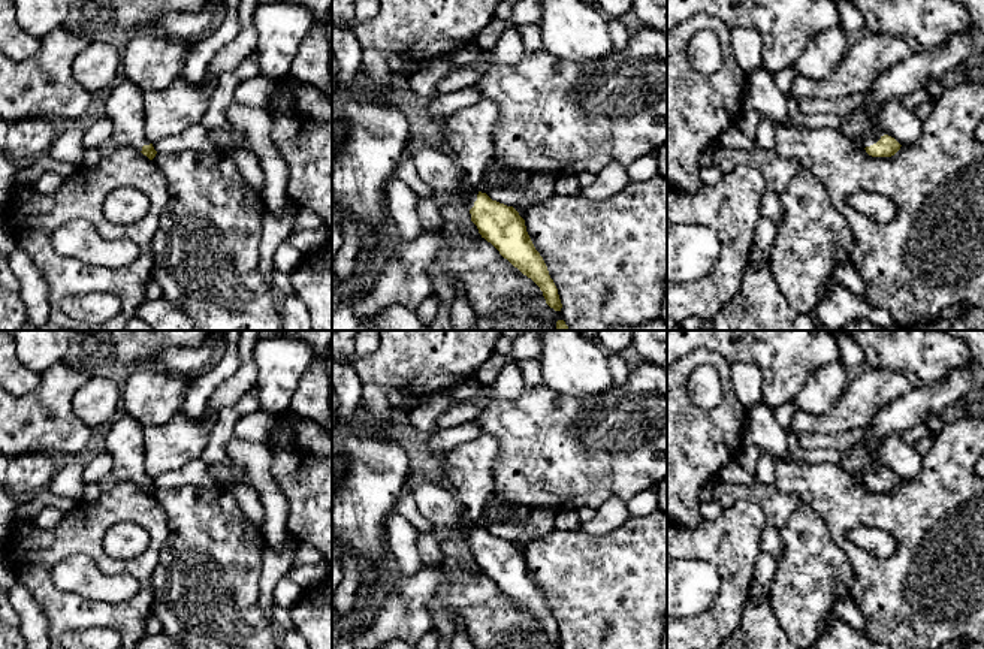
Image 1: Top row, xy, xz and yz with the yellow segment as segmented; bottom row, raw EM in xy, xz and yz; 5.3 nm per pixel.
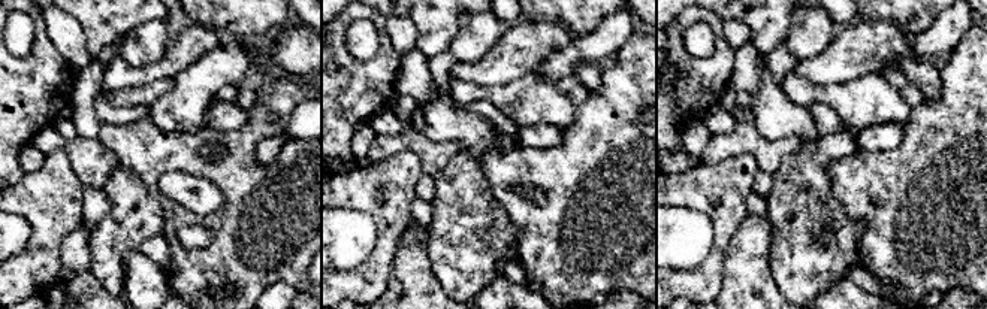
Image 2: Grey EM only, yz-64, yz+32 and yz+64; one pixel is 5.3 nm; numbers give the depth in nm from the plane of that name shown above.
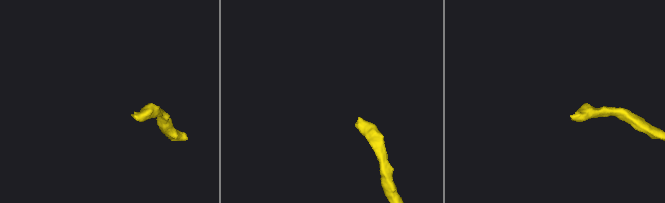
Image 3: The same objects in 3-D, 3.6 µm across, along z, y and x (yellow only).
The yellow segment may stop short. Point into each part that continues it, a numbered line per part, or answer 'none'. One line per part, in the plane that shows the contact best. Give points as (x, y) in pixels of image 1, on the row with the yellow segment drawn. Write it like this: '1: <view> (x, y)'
1: yz (915, 72)

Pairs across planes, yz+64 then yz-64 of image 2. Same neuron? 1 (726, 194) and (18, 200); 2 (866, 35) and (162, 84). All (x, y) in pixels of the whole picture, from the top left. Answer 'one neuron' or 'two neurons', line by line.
1: one neuron
2: two neurons

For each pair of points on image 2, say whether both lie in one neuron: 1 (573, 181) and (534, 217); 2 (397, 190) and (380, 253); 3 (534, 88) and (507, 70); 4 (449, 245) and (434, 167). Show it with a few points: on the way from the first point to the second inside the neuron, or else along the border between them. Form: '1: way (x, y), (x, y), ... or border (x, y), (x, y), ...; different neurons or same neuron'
1: way (566, 191), (545, 212); same neuron
2: way (392, 205), (389, 238); same neuron
3: border (533, 72), (503, 84), (485, 87); different neurons
4: border (459, 151), (435, 178); different neurons

